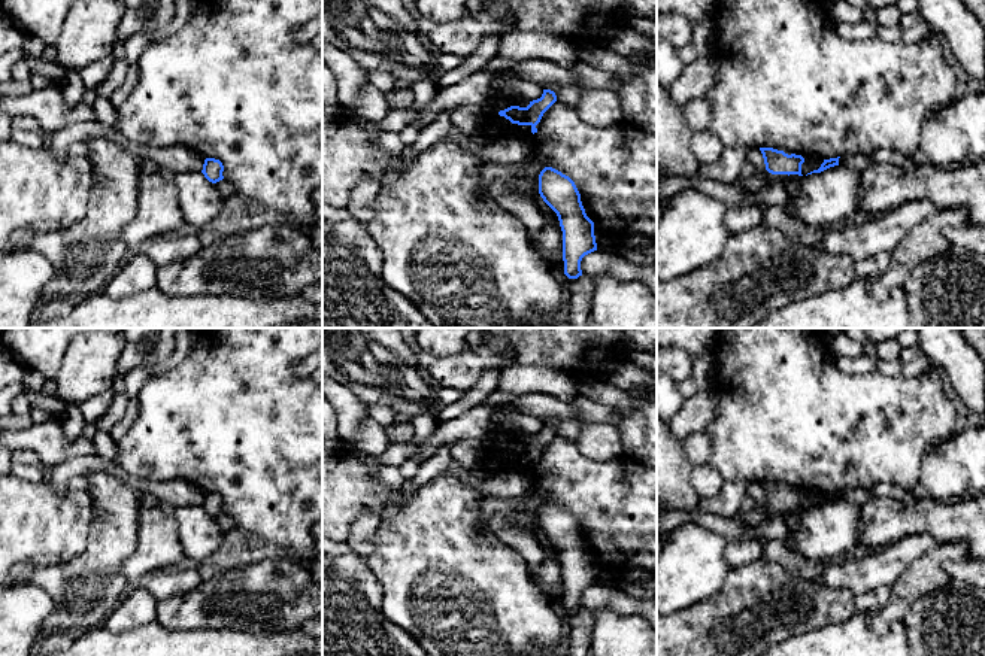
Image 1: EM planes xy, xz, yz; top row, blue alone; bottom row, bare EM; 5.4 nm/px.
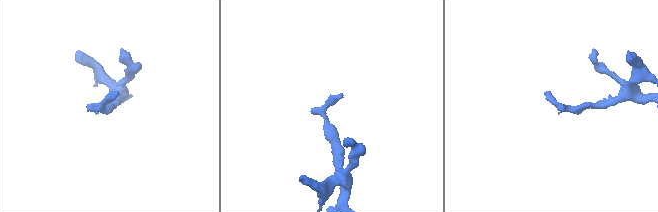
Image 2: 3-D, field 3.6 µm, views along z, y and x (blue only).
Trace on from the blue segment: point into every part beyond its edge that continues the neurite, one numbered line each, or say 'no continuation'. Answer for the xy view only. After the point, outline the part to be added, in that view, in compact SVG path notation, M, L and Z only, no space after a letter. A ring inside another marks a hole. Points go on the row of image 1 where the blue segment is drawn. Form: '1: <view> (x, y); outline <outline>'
no continuation

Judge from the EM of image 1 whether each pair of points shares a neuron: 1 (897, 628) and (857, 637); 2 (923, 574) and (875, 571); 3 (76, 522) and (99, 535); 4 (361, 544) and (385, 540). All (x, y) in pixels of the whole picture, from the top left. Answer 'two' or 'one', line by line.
1: one
2: two
3: two
4: two

